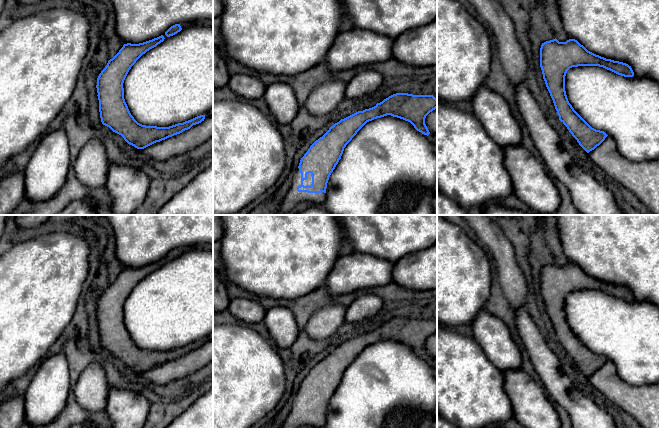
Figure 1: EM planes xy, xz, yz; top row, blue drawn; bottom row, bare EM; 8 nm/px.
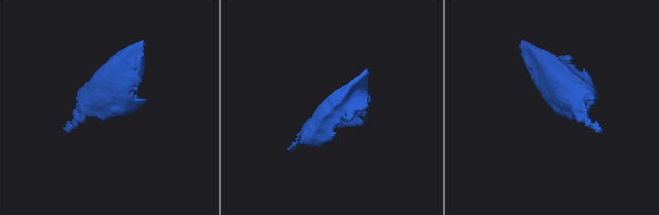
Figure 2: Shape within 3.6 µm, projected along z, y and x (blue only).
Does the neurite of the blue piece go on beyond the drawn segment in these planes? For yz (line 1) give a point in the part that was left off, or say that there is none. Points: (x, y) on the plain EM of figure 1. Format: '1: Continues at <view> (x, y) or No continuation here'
1: No continuation here

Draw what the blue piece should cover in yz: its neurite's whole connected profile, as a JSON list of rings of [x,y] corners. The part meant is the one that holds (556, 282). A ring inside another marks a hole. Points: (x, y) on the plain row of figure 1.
[[[555,262],[542,267],[540,291],[559,344],[567,351],[579,369],[589,377],[608,359],[604,355],[592,352],[568,325],[565,300],[570,292],[578,290],[599,290],[624,301],[633,301],[634,296],[626,287],[606,283],[588,275],[575,263],[559,266]]]

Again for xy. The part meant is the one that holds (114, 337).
[[[161,259],[139,268],[124,268],[119,276],[108,285],[97,302],[96,312],[102,348],[121,359],[128,368],[137,373],[144,373],[156,366],[180,358],[205,343],[205,339],[200,339],[169,351],[157,351],[142,349],[131,339],[124,323],[124,304],[136,285],[164,263]]]

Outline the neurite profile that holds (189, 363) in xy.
[[[213,335],[199,348],[144,373],[146,380],[163,386],[200,370],[213,360]]]

